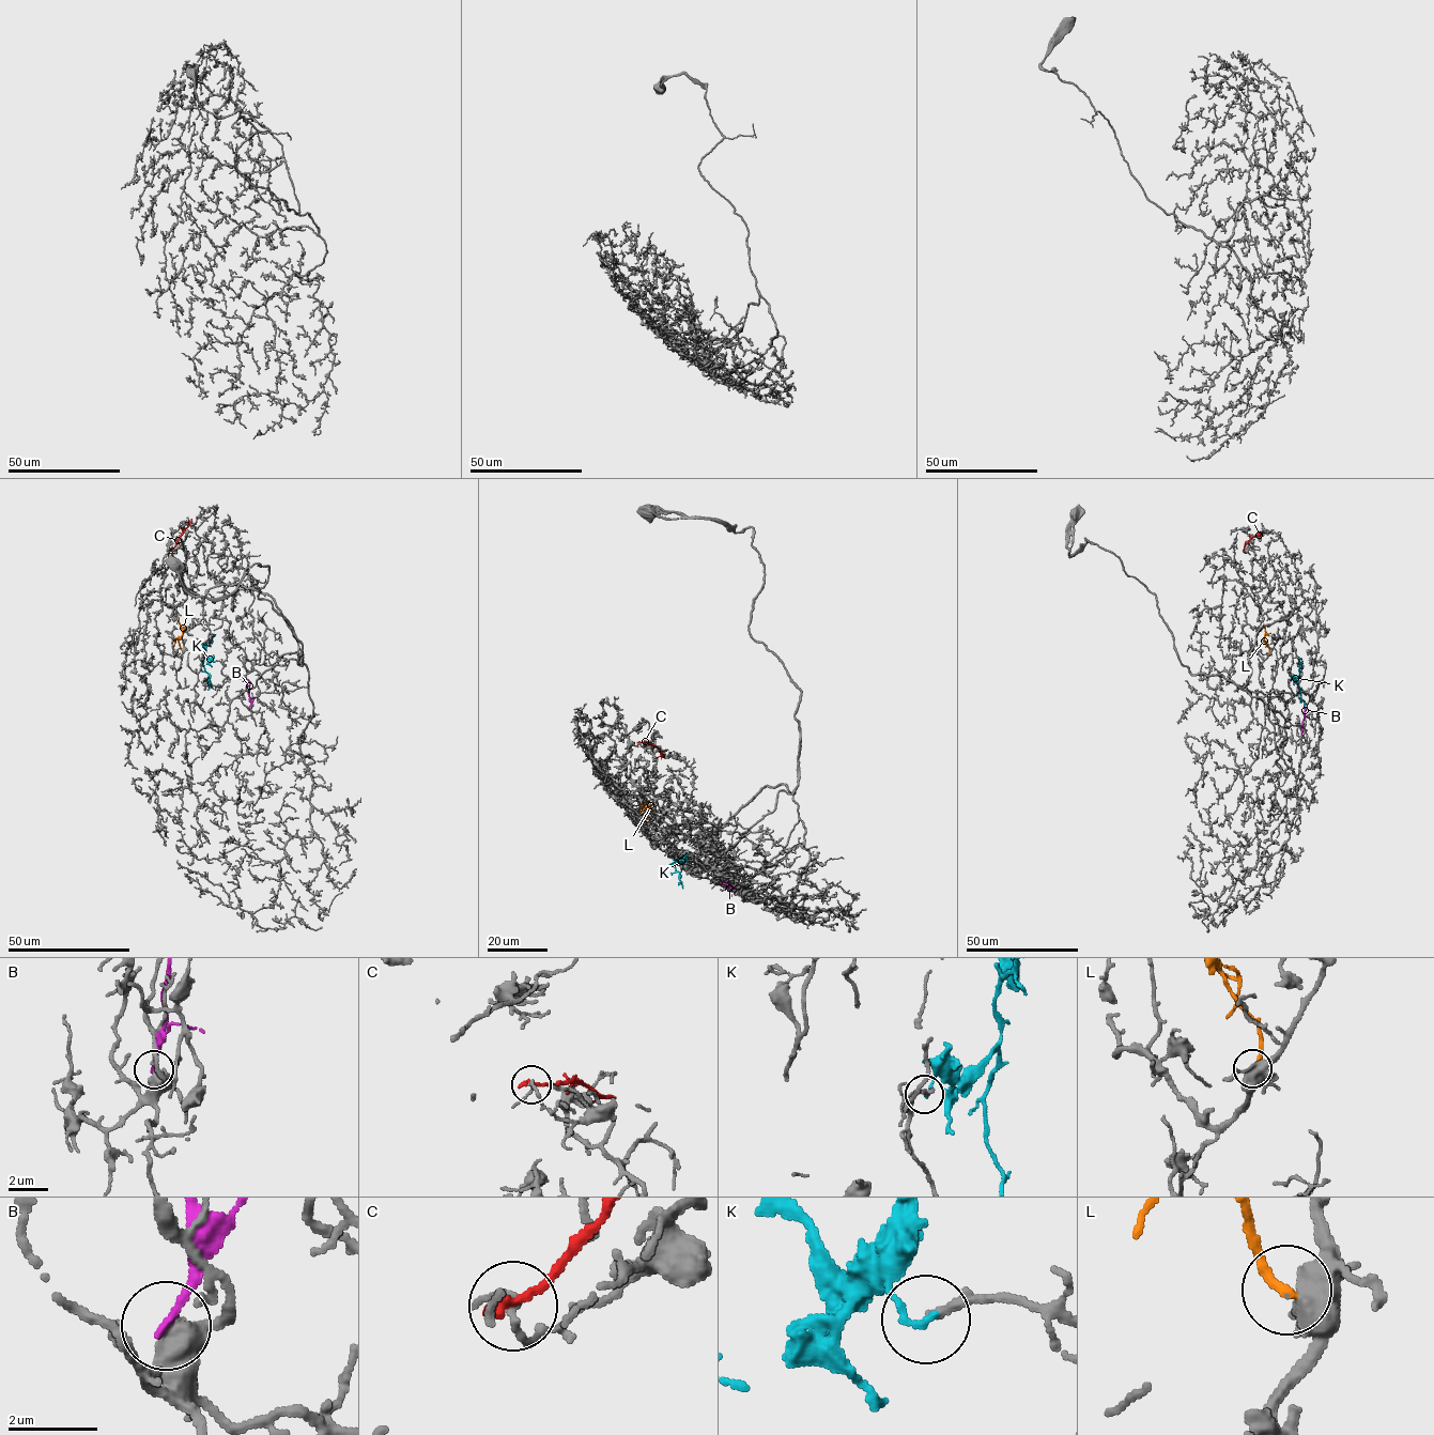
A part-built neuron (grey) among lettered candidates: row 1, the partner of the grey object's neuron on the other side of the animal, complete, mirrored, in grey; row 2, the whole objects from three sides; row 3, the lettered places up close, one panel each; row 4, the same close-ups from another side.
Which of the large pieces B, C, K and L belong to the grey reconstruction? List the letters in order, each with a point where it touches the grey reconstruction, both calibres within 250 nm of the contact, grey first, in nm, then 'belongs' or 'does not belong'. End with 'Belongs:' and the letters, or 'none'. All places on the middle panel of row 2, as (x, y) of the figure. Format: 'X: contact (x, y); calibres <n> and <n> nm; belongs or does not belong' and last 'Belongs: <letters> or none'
B: contact (729, 889); calibres 440 and 180 nm; does not belong
C: contact (638, 742); calibres 120 and 240 nm; does not belong
K: contact (688, 854); calibres 200 and 150 nm; does not belong
L: contact (648, 817); calibres 400 and 220 nm; belongs
Belongs: L

